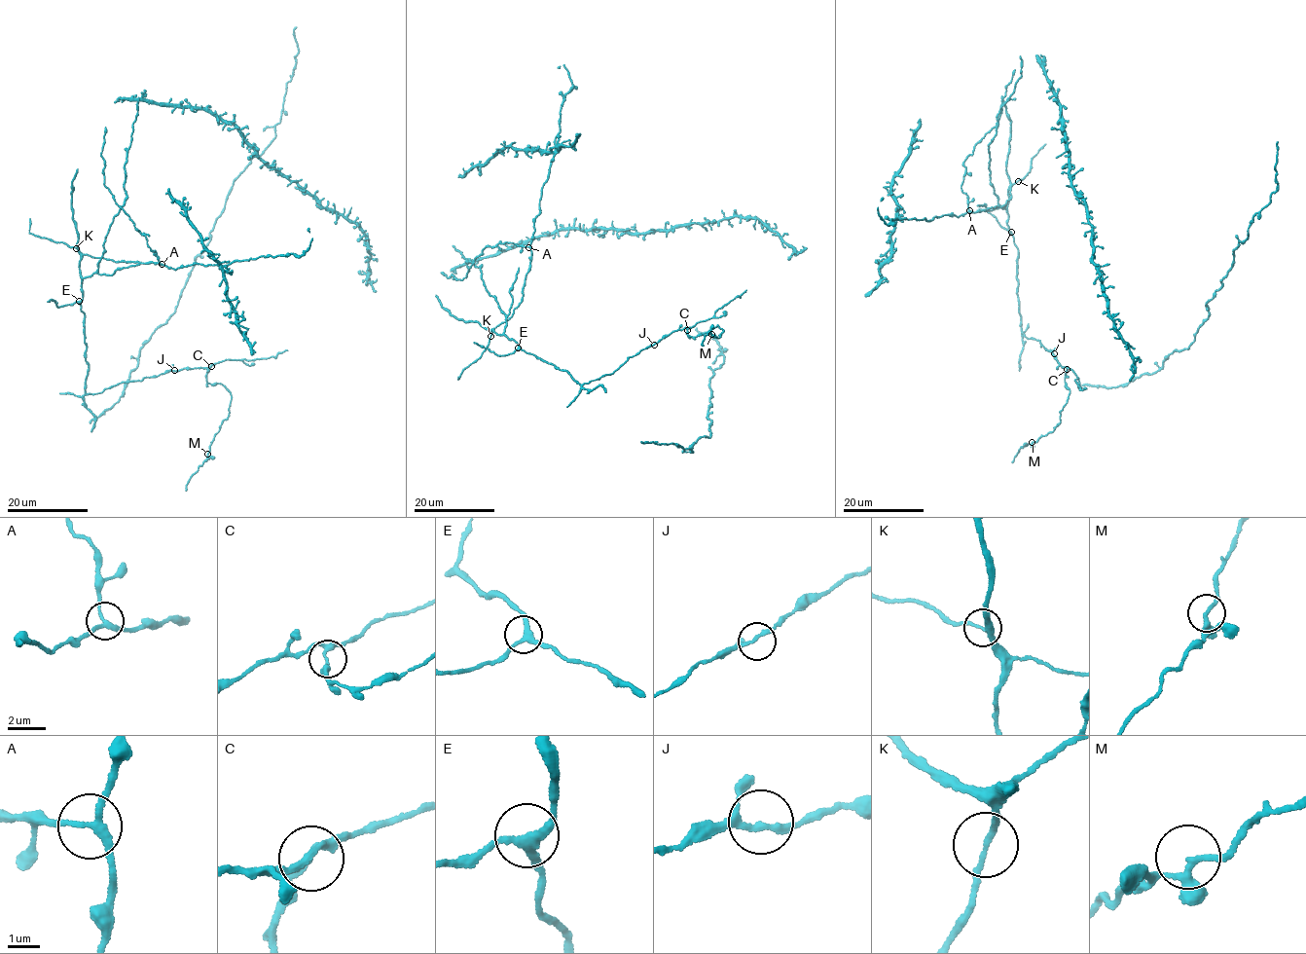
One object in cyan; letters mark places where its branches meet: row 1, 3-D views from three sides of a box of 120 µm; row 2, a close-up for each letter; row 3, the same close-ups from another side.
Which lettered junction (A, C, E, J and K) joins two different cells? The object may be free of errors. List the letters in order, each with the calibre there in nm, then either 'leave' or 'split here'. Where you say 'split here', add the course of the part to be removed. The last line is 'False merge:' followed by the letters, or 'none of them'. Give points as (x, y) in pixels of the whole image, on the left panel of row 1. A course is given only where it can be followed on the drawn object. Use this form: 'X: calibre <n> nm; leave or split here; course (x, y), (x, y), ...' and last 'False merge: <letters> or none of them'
A: calibre 200 nm; leave
C: calibre 150 nm; leave
E: calibre 240 nm; leave
J: calibre 140 nm; leave
K: calibre 160 nm; leave
False merge: none of them

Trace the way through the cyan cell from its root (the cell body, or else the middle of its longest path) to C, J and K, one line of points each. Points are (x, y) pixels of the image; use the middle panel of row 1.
C: (538, 357), (566, 371), (581, 385), (614, 373), (628, 356), (672, 332), (685, 328), (687, 330)
J: (538, 357), (566, 371), (581, 385), (614, 373), (628, 356), (654, 345)
K: (538, 357), (523, 350), (502, 333), (492, 330), (490, 336)

